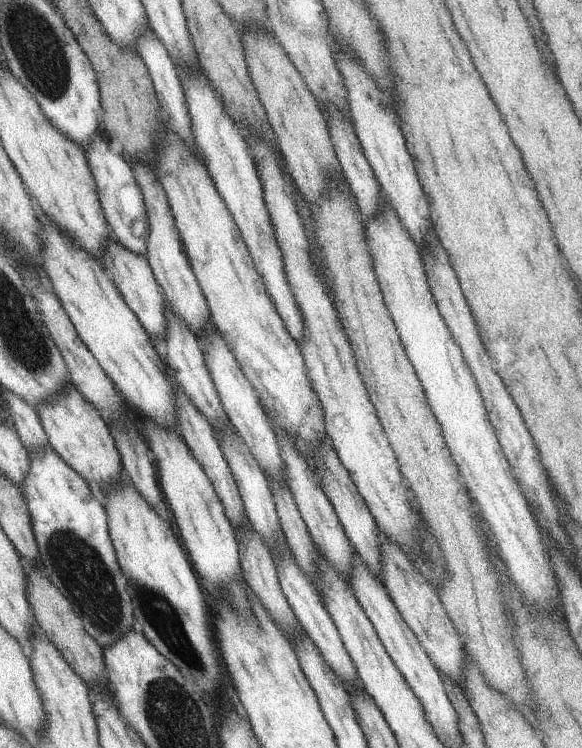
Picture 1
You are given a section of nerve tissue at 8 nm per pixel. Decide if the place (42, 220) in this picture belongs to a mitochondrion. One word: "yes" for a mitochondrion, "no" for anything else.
no

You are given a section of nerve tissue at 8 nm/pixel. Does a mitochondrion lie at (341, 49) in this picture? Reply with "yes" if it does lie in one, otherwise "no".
no

